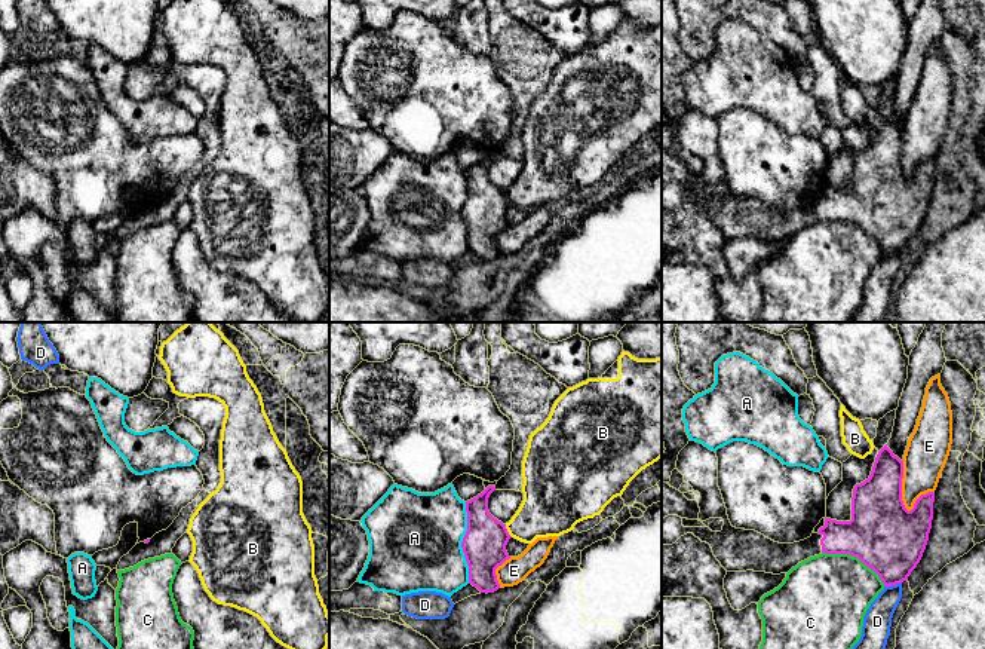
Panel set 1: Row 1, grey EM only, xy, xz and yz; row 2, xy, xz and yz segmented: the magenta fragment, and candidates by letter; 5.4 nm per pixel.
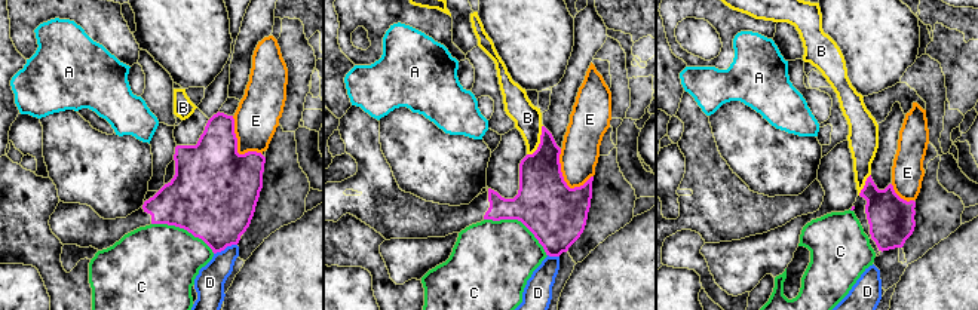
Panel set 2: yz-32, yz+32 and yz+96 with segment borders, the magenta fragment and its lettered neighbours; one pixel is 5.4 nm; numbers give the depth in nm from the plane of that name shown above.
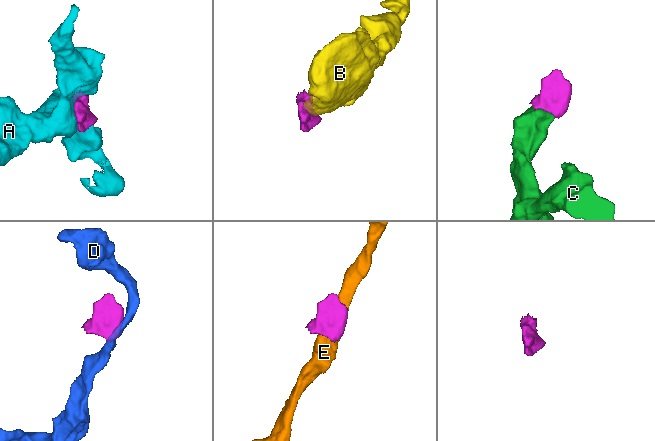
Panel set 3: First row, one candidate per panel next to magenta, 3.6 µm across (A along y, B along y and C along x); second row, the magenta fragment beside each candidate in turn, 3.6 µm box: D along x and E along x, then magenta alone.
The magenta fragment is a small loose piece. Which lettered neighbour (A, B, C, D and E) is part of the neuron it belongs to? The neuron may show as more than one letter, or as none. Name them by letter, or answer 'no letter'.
no letter

